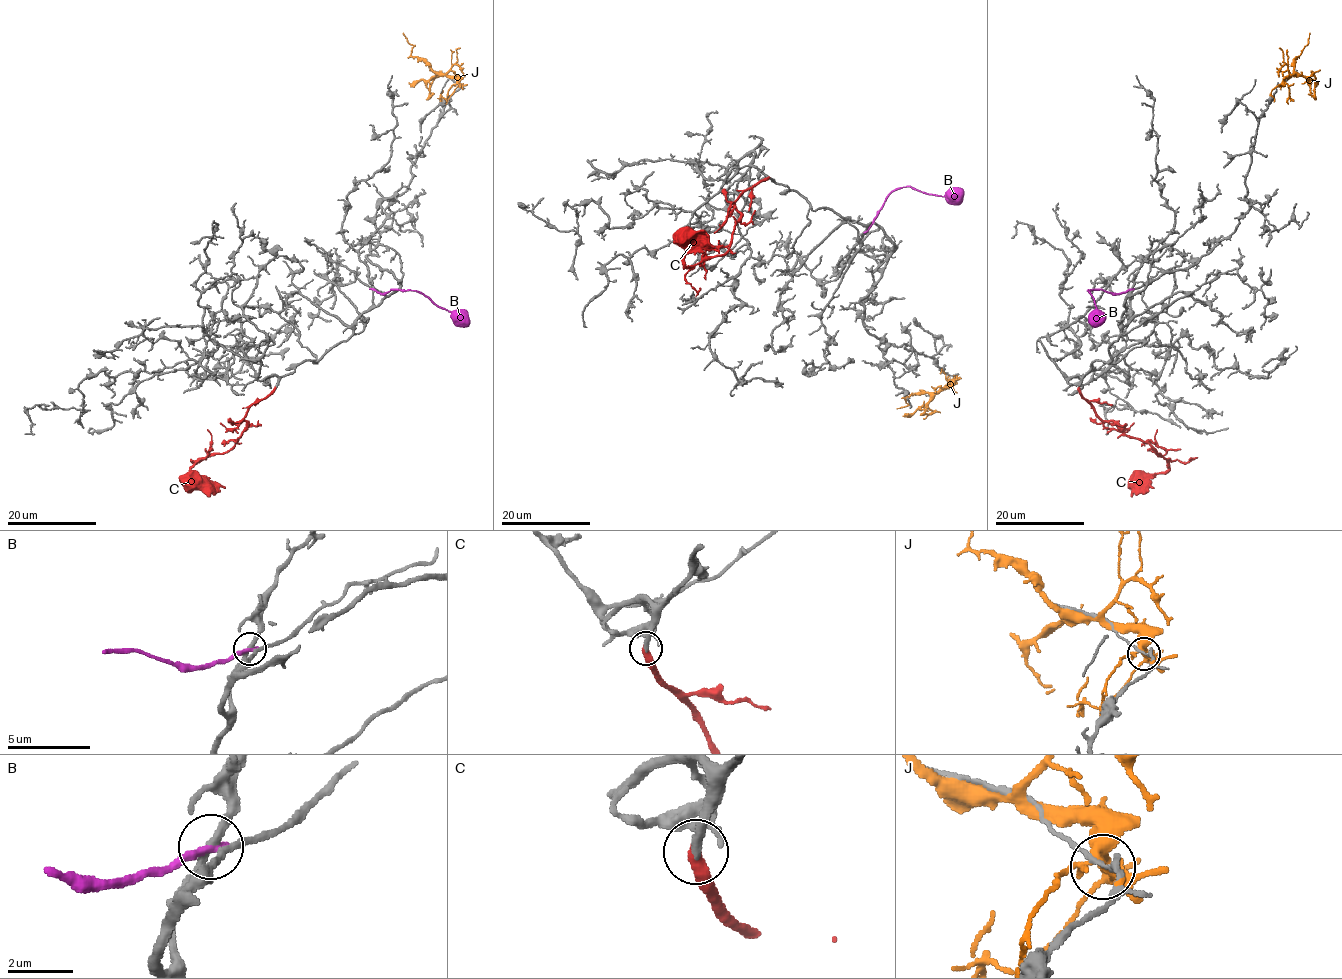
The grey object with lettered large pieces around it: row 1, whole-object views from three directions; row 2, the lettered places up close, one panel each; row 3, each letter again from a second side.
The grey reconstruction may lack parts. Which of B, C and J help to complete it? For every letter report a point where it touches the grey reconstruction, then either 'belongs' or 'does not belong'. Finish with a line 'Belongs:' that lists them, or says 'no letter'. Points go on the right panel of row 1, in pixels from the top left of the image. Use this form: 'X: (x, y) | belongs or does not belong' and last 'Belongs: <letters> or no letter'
B: (1131, 289) | does not belong
C: (1079, 388) | belongs
J: (1280, 84) | does not belong
Belongs: C

